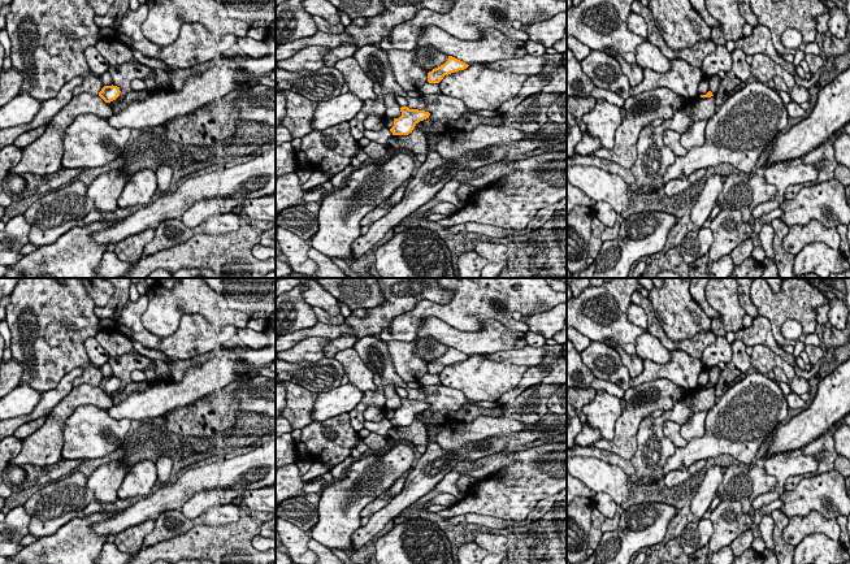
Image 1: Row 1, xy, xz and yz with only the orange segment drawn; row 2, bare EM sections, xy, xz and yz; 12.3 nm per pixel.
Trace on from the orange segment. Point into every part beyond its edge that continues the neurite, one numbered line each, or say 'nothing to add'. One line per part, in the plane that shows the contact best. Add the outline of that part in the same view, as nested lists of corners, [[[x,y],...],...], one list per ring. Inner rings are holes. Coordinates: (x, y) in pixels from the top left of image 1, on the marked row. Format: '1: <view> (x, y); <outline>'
nothing to add

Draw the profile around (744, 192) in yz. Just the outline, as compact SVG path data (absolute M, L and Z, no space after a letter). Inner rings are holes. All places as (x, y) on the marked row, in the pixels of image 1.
M758 174L724 177L723 191L716 199L716 205L724 209L737 209L742 221L749 222L753 211L762 203L775 199L777 188Z

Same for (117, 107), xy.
M143 90L143 91L131 91L129 92L122 100L116 101L112 105L112 110L113 114L120 113L121 110L123 110L129 104L134 103L134 101L142 101L146 97L149 97L155 94L155 91L151 90Z

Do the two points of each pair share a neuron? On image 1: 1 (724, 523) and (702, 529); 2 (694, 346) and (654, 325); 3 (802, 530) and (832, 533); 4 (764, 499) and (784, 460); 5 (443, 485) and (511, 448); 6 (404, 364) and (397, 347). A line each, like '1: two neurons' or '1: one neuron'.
1: two neurons
2: one neuron
3: one neuron
4: one neuron
5: one neuron
6: one neuron

